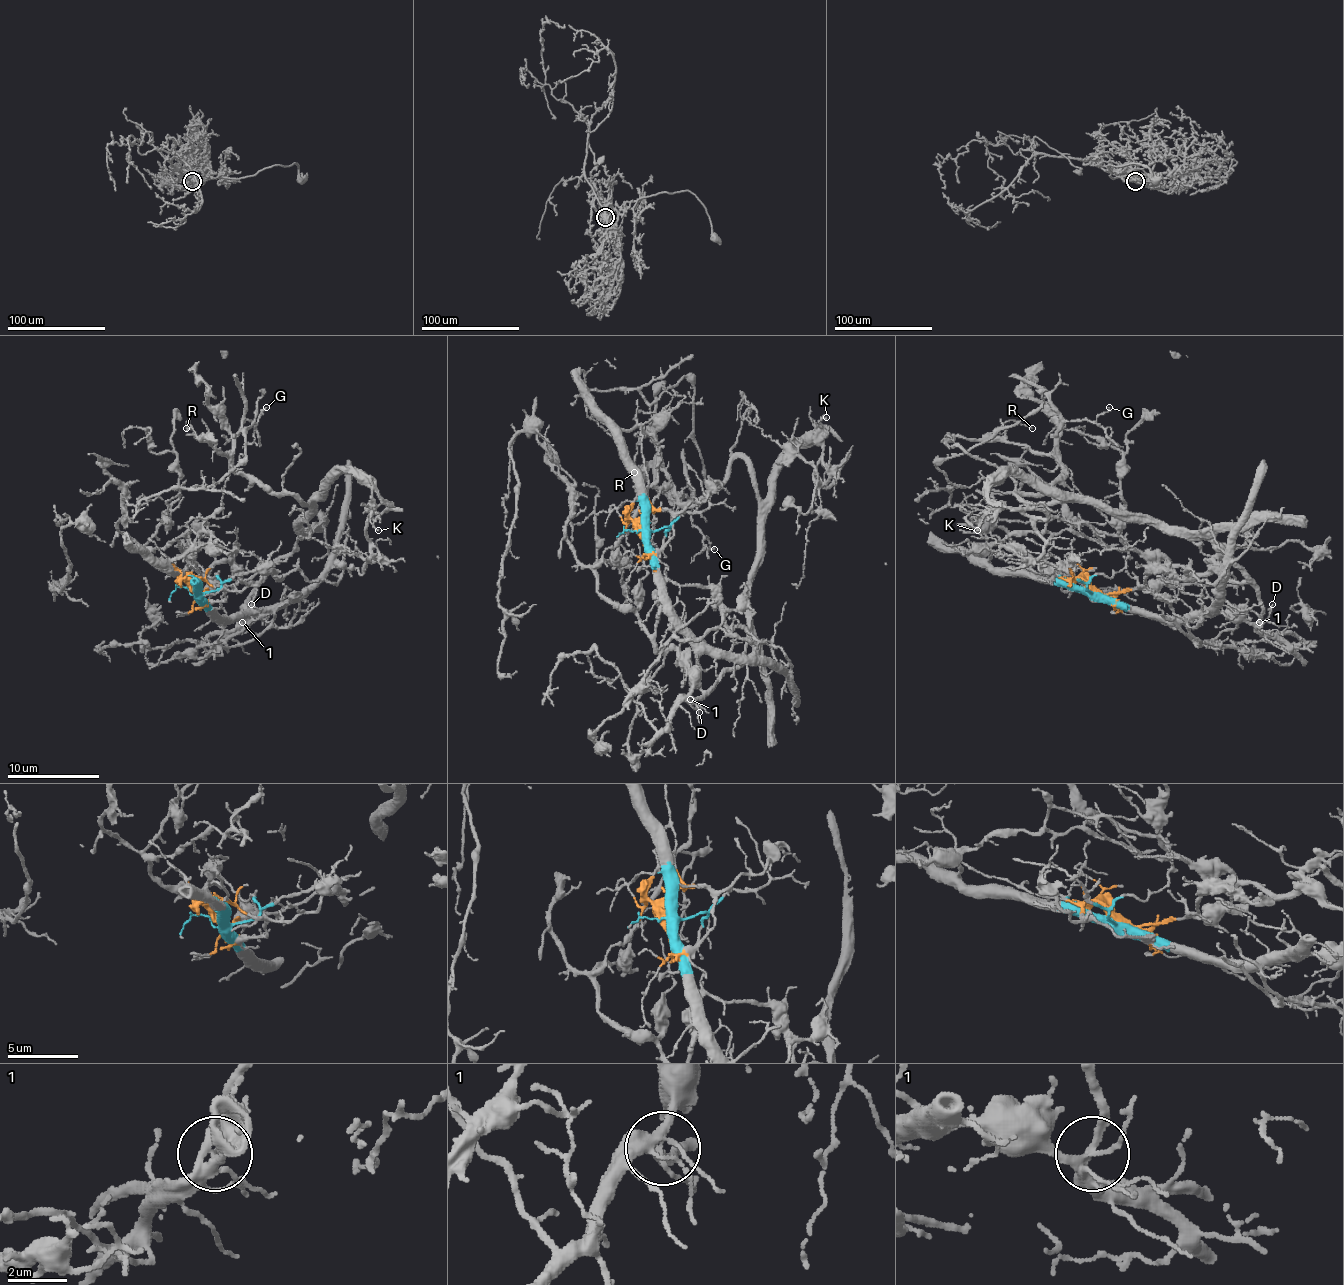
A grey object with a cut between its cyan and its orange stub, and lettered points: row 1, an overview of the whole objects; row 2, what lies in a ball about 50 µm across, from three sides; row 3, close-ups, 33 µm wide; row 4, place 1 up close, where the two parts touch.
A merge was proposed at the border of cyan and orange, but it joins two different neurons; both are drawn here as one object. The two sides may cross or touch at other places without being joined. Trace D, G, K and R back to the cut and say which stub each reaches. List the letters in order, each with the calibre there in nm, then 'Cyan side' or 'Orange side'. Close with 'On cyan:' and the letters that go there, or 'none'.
D: Thickness 150 nm. Cyan side
G: Thickness 140 nm. Orange side
K: Thickness 110 nm. Orange side
R: Thickness 90 nm. Orange side
On cyan: D

